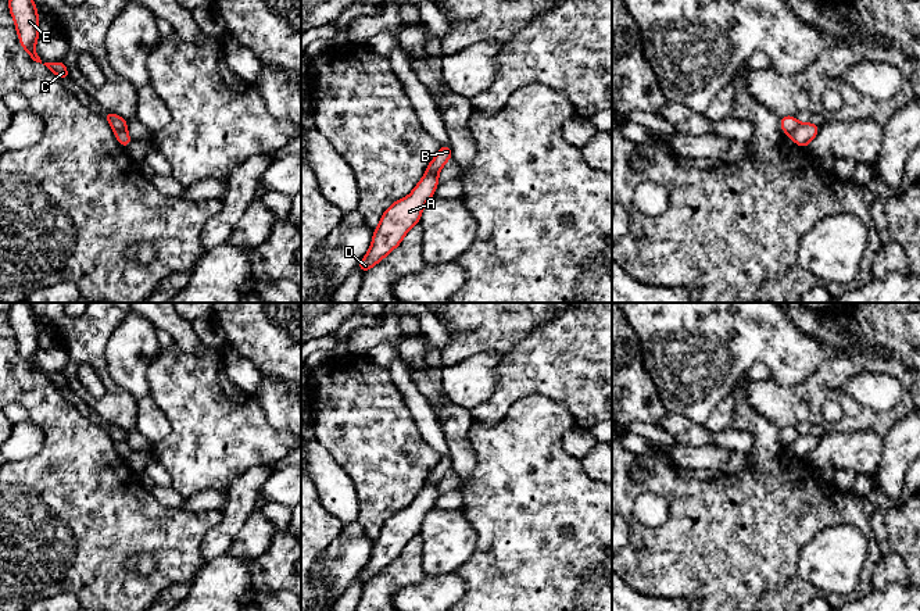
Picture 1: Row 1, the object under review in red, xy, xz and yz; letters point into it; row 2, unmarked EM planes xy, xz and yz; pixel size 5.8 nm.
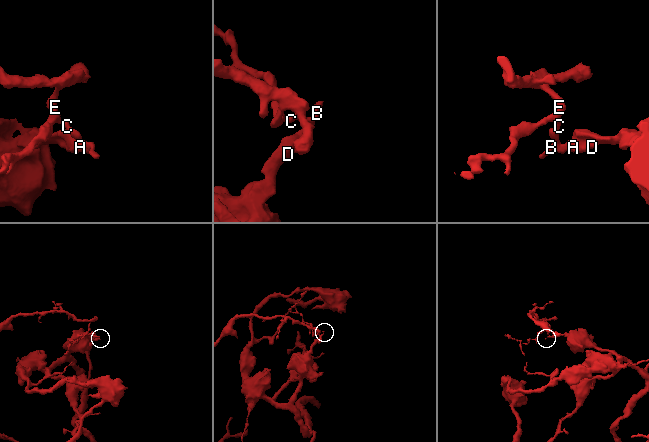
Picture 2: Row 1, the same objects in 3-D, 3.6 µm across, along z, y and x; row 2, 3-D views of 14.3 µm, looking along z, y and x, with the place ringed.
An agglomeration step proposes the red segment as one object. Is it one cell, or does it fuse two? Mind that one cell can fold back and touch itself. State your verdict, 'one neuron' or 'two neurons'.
two neurons

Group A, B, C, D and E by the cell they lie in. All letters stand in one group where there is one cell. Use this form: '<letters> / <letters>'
A D / B C E

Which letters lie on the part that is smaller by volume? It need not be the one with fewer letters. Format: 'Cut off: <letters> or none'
Cut off: B, C, E

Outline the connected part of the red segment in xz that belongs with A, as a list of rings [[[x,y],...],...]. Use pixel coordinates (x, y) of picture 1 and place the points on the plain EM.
[[[438,483],[425,485],[409,507],[394,512],[382,525],[380,535],[373,542],[372,555],[358,575],[362,585],[398,558],[408,542],[420,533],[425,514],[434,507],[437,497]]]

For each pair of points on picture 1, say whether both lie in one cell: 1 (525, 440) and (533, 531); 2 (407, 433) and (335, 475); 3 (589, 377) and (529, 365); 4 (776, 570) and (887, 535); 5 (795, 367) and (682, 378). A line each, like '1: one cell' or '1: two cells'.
1: one cell
2: two cells
3: one cell
4: two cells
5: one cell

